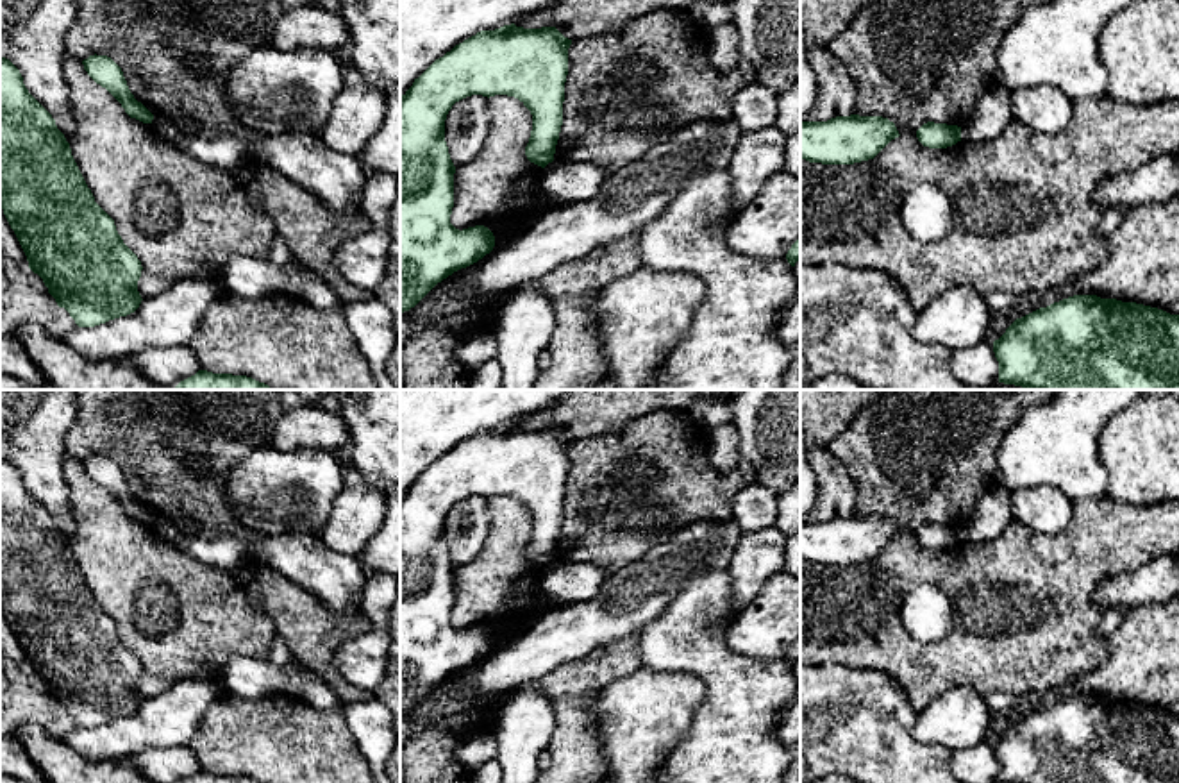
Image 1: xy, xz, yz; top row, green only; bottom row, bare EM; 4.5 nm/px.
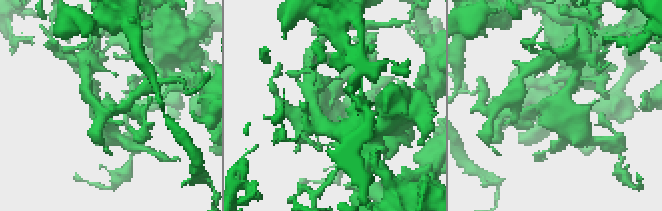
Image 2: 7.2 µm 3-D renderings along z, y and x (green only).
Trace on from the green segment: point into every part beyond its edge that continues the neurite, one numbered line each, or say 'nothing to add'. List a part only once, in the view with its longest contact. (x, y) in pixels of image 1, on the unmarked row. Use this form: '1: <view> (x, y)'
nothing to add

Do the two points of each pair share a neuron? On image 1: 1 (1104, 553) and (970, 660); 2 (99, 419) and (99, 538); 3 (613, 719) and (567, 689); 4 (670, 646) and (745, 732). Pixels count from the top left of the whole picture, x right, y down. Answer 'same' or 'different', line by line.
1: same
2: different
3: different
4: same

